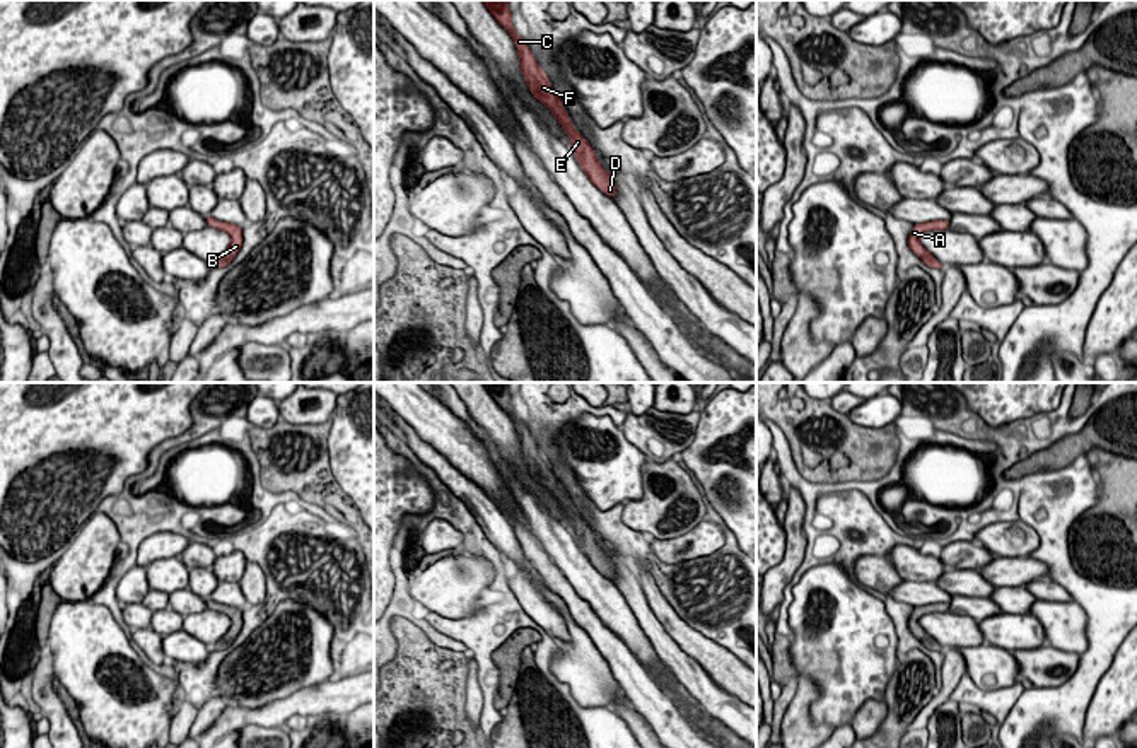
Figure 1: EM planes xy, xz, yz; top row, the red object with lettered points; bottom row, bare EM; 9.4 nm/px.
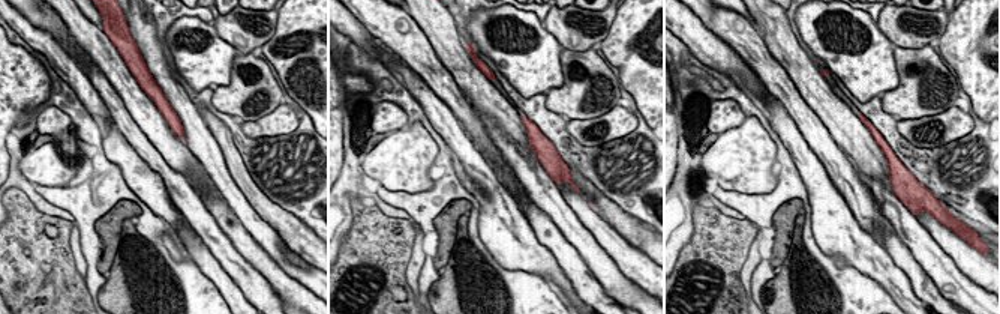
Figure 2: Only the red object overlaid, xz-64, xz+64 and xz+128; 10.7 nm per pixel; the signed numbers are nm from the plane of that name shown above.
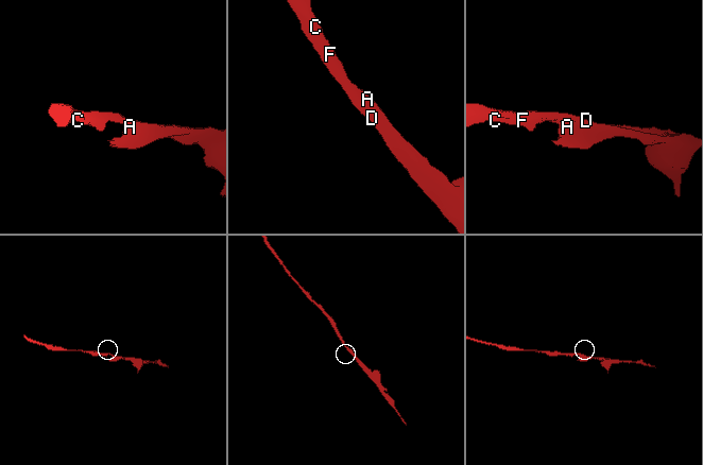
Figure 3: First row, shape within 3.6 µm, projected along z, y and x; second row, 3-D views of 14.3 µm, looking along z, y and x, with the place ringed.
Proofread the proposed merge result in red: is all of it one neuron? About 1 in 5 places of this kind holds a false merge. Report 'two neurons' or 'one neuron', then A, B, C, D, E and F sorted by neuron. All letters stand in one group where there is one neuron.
one neuron; groups A B C D E F

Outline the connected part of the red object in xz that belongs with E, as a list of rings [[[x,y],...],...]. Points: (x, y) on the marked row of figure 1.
[[[483,0],[483,3],[490,10],[490,14],[497,19],[497,22],[504,29],[507,29],[509,34],[512,36],[517,53],[519,53],[519,60],[521,60],[521,72],[528,82],[531,94],[539,102],[543,102],[553,113],[553,116],[560,121],[565,133],[570,137],[572,152],[579,166],[589,176],[592,184],[596,184],[608,196],[615,198],[616,186],[609,172],[599,164],[599,161],[596,159],[596,152],[587,143],[587,140],[580,133],[577,133],[575,128],[570,125],[570,118],[567,116],[560,97],[551,89],[551,84],[543,67],[536,63],[526,41],[514,31],[512,14],[509,10],[509,0]]]

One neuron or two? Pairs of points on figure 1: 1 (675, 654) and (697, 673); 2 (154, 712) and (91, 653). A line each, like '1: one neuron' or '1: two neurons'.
1: one neuron
2: one neuron

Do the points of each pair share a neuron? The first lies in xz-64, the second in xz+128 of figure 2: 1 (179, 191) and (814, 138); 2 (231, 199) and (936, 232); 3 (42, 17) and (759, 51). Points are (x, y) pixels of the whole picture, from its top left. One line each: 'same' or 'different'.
1: different
2: same
3: same

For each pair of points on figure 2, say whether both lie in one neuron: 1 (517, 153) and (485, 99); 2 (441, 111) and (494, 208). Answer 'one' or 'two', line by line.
1: two
2: one

